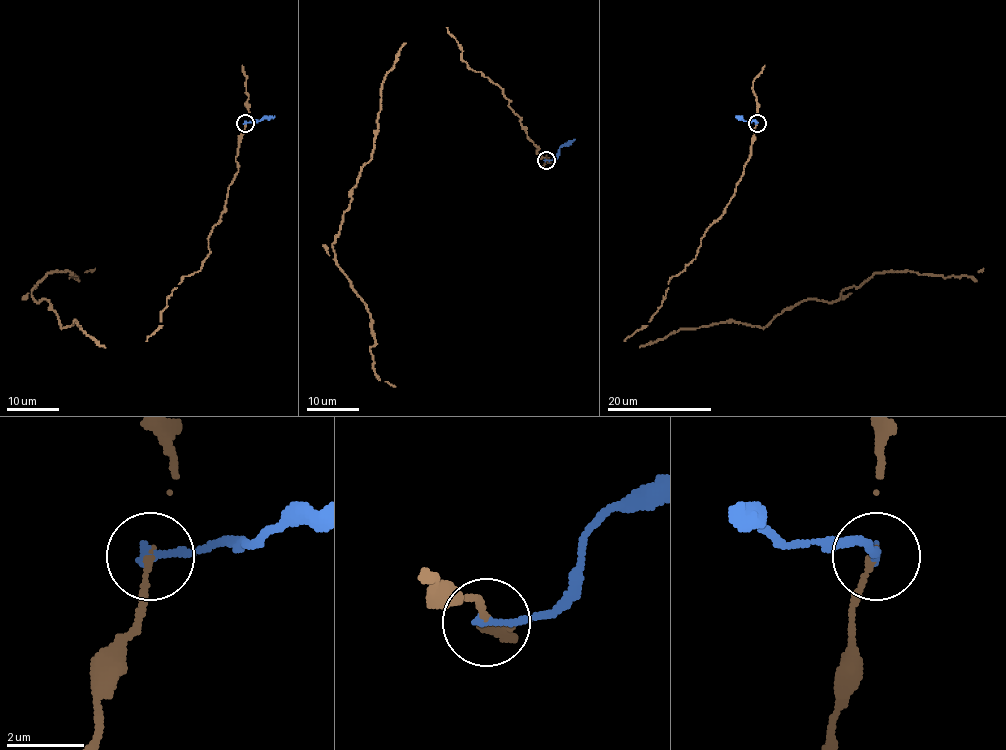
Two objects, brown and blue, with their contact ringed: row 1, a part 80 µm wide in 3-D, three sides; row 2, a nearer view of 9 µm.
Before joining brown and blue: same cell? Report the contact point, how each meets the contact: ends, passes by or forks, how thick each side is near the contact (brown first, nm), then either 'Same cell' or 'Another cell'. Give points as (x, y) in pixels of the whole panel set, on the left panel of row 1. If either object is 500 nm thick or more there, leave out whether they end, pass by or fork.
Place: (245, 123). At the ring brown ends. At the ring blue ends. Thickness 150 nm (brown) against 220 nm. Another cell

